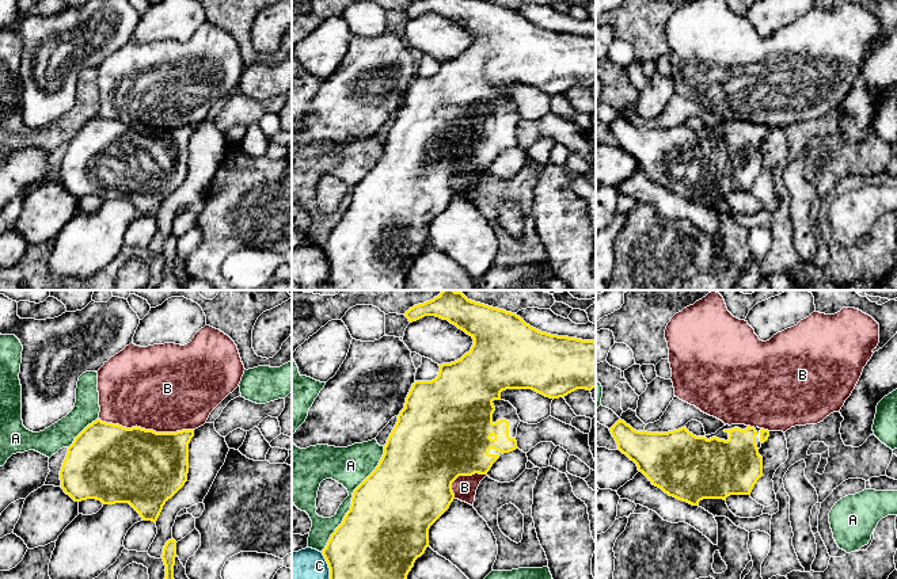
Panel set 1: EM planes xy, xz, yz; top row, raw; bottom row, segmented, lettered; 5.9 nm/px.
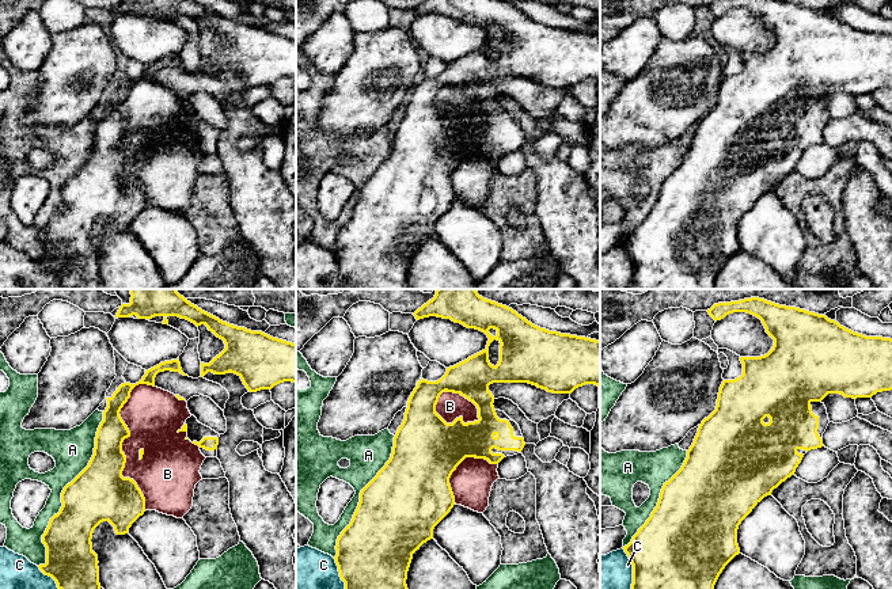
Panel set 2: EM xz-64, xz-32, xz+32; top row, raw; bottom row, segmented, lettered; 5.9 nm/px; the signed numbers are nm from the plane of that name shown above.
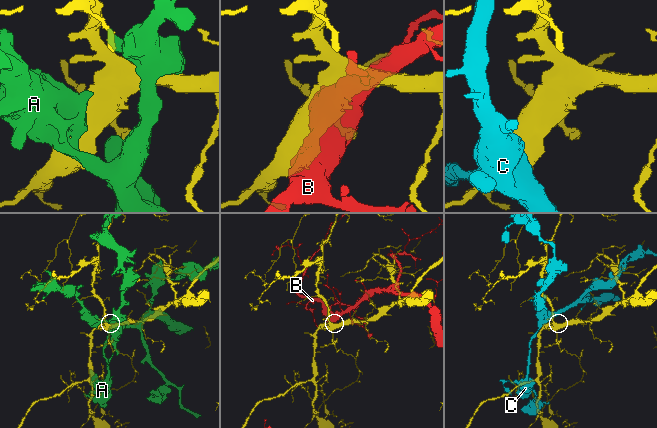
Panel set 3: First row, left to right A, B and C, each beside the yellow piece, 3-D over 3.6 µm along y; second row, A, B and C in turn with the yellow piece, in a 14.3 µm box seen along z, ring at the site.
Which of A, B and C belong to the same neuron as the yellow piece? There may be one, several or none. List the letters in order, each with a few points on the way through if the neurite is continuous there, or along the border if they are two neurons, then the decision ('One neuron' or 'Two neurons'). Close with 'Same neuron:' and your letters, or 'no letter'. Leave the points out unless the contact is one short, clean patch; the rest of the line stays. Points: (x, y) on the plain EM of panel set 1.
A: Two neurons
B: Two neurons
C: Two neurons
Same neuron: no letter

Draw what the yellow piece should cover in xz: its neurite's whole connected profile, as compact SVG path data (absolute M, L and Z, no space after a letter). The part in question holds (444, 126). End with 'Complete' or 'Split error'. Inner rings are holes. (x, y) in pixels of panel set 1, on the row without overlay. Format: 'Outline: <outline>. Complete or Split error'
Outline: M418 0L410 4L404 12L410 19L417 18L425 12L436 12L442 16L448 16L459 26L464 27L474 35L474 41L468 49L460 56L442 60L440 62L438 72L432 77L415 77L406 94L404 104L398 111L398 118L389 130L384 142L384 151L376 163L376 165L354 186L351 194L350 206L346 209L342 220L331 231L323 252L330 264L330 285L331 290L404 290L404 279L408 268L414 263L414 259L421 254L429 243L429 225L430 222L449 205L455 195L452 187L452 179L459 172L472 172L475 169L487 171L493 160L501 151L513 148L517 144L517 123L520 114L517 106L509 99L501 95L501 88L506 85L532 85L546 94L559 95L577 85L592 87L596 84L596 38L582 37L569 33L558 33L547 28L541 28L529 20L527 20L520 12L503 5L493 4L484 0Z. Split error

